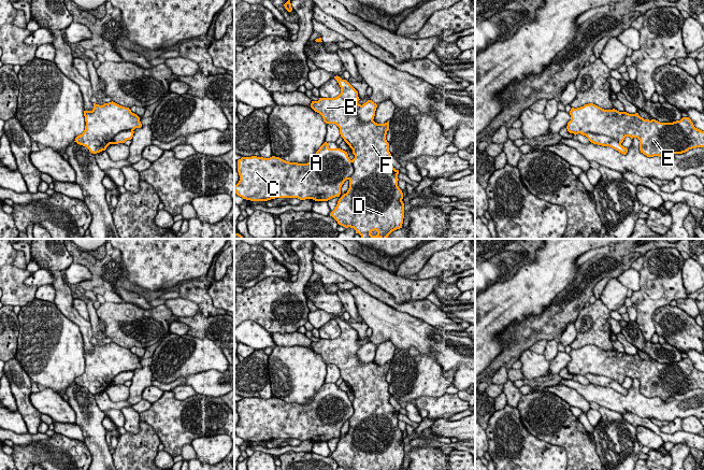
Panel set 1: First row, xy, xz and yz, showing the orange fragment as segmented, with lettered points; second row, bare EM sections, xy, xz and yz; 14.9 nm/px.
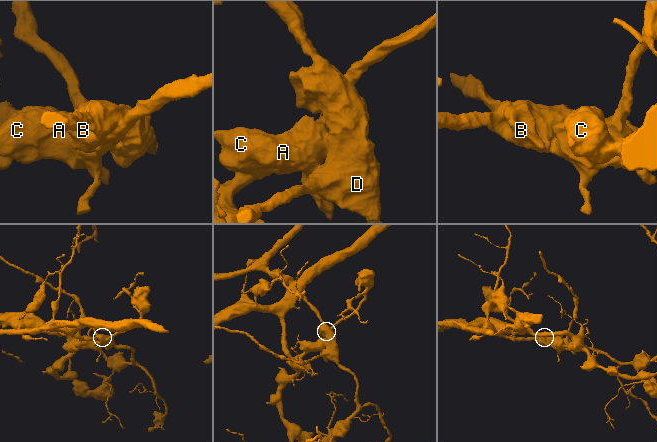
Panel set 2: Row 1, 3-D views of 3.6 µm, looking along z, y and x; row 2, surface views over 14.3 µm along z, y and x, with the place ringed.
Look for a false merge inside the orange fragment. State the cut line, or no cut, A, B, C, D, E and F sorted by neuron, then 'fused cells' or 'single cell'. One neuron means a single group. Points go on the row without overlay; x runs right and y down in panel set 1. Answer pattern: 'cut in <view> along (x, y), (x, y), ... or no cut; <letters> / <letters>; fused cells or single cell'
cut in yz along (585, 374), (605, 375), (620, 384); A C / B D E F; fused cells

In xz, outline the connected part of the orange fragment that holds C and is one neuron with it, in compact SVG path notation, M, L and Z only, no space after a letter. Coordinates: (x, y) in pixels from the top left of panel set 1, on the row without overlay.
M325 383L307 404L289 403L279 398L242 398L238 401L239 424L234 432L243 440L268 442L275 439L298 439L328 442L340 438L341 428L354 414L353 403L347 393L330 389Z

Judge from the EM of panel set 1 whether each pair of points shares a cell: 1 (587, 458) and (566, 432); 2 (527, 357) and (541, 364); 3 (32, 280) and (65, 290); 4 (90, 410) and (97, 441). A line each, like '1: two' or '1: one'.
1: one
2: one
3: two
4: one

